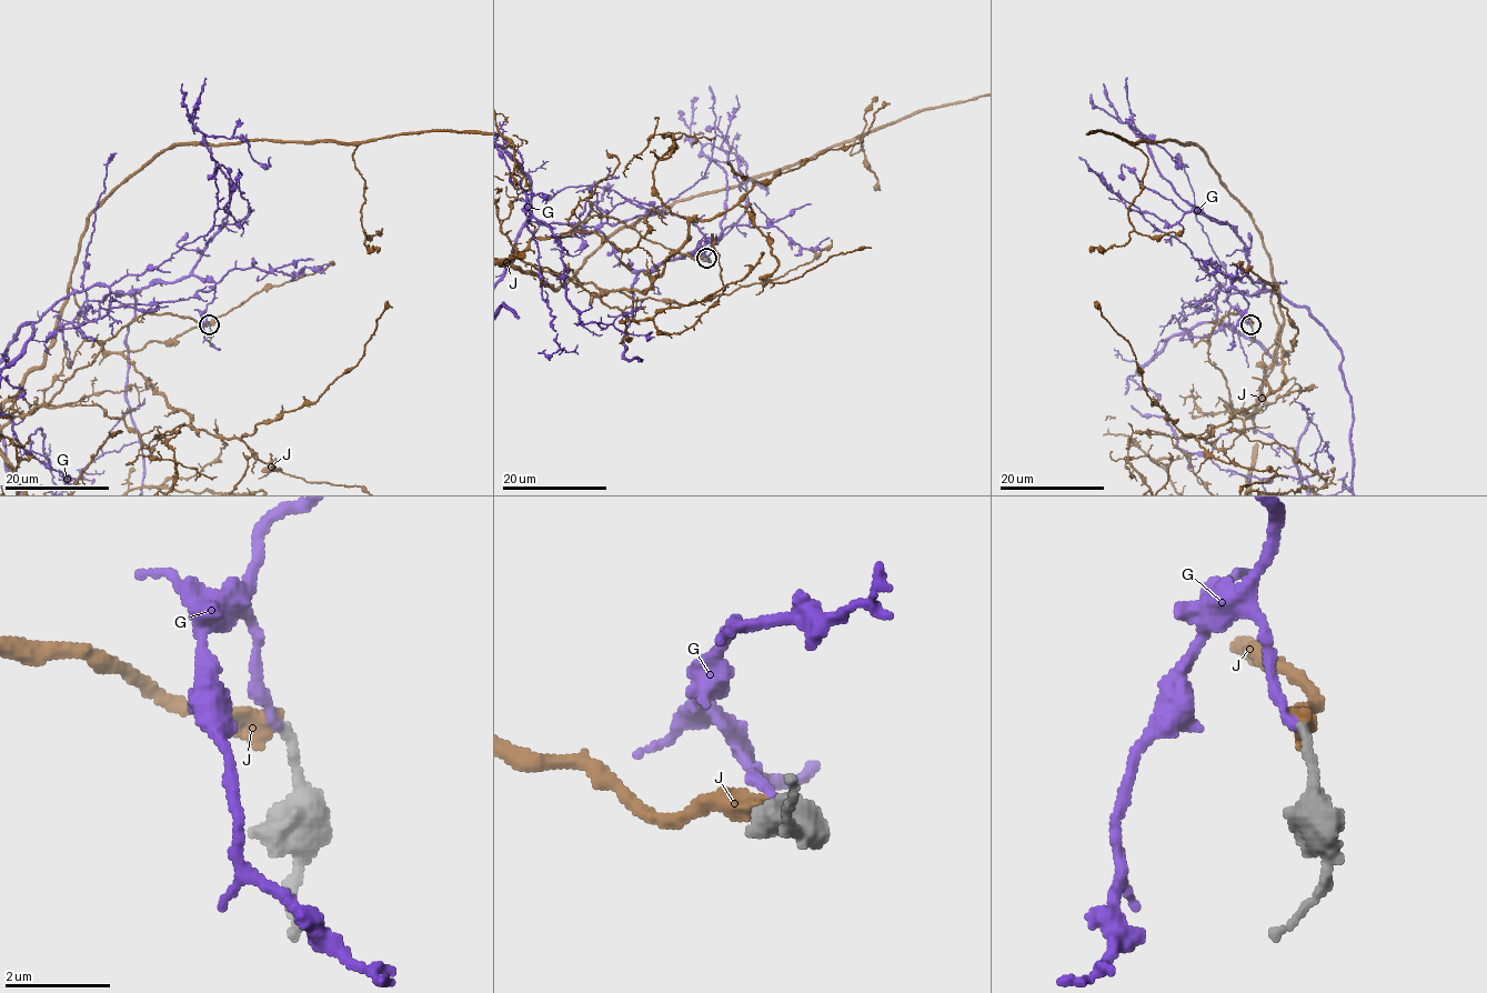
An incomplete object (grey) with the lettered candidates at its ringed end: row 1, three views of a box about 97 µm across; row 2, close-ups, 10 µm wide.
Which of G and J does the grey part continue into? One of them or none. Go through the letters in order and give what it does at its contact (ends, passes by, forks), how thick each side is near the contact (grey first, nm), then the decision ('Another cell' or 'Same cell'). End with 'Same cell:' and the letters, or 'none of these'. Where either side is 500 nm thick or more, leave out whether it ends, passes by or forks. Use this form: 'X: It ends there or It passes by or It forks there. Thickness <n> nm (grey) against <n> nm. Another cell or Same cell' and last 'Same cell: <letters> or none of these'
G: It ends there. Thickness 170 nm (grey) against 180 nm. Same cell
J: It ends there. Thickness 170 nm (grey) against 400 nm. Another cell
Same cell: G

